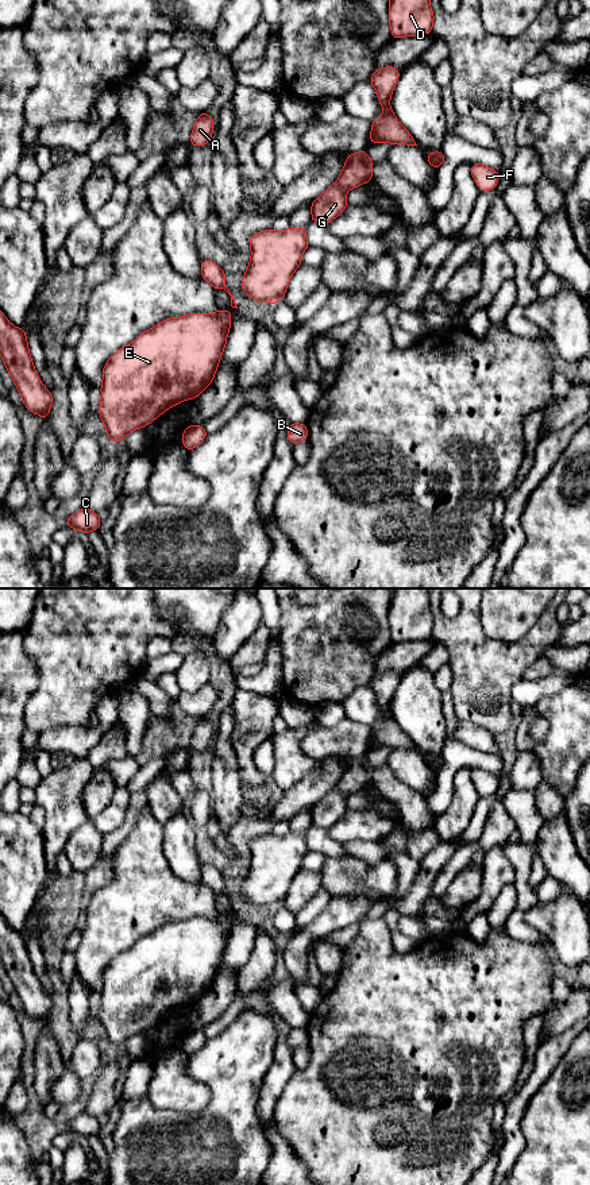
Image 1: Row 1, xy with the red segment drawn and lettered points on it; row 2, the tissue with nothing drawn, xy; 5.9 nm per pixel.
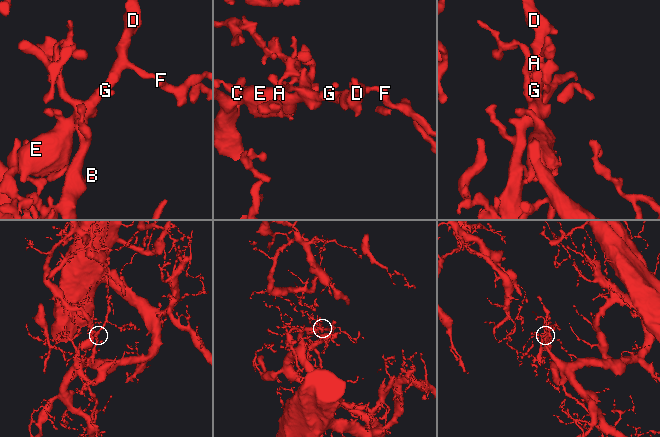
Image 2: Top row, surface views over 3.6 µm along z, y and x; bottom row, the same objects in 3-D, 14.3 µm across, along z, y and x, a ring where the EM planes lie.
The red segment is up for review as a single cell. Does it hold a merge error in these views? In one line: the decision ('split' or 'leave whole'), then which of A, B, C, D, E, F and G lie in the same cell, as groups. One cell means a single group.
leave whole | A B C D E F G

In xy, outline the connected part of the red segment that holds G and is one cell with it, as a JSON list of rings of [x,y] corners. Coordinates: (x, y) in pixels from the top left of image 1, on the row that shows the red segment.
[[[366,148],[346,157],[346,165],[338,178],[323,194],[312,204],[309,221],[329,224],[336,216],[346,211],[348,202],[346,194],[362,184],[373,181],[371,169],[374,163],[369,158]]]

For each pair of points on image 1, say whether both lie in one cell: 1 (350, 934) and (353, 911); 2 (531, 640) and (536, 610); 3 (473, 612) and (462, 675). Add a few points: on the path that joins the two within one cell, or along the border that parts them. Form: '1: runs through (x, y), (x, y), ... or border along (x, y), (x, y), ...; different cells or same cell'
1: border along (359, 919), (322, 937); different cells
2: border along (550, 602), (523, 636), (506, 643); different cells
3: runs through (467, 628), (467, 659); same cell

